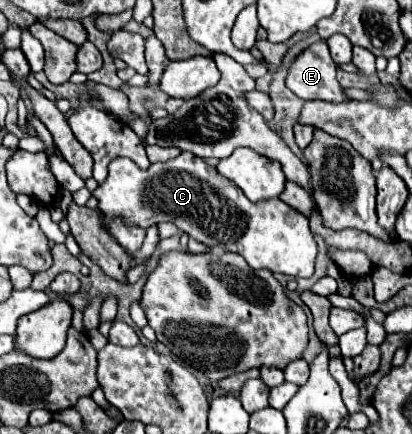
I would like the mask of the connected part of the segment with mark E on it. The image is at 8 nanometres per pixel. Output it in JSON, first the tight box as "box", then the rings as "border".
{"box":[286,41,346,103],"border":[[[324,41],[312,43],[294,57],[288,69],[286,87],[304,101],[324,99],[340,103],[346,99],[336,81],[336,63],[332,61]]]}

